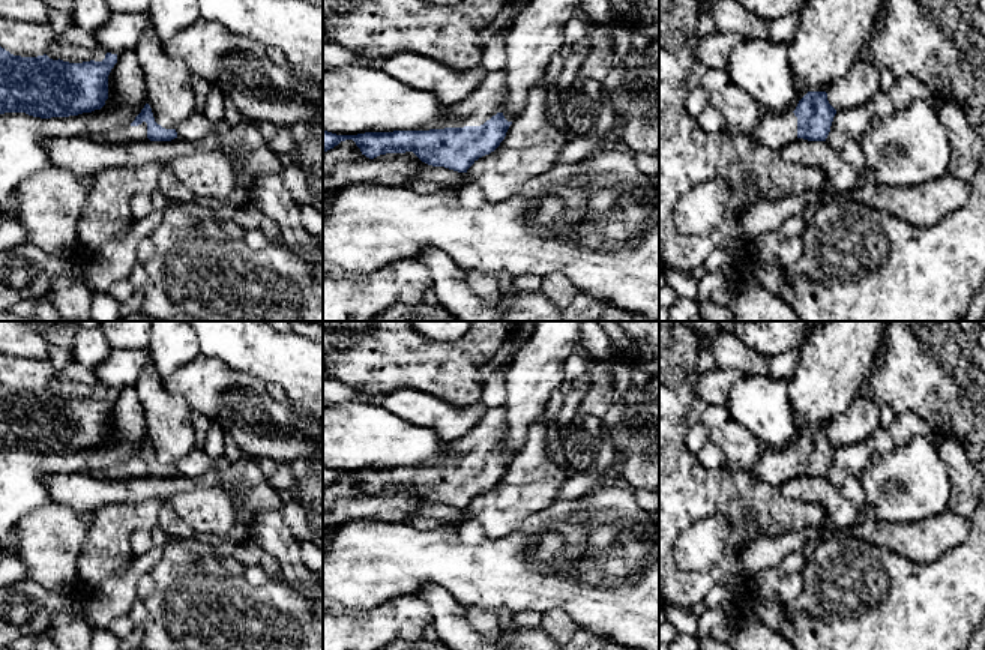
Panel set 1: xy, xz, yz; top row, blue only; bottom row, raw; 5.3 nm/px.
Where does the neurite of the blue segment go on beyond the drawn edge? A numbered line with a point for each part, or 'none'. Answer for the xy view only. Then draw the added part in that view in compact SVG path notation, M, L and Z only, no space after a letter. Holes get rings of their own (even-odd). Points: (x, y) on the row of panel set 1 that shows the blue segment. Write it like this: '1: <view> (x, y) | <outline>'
1: xy (138, 132) | M143 122L138 126L126 129L113 129L107 132L98 132L92 137L93 141L101 144L128 144L132 141L141 141L147 138L147 123Z

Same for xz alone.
1: xz (484, 102) | M491 71L485 80L461 102L446 107L443 117L449 120L446 128L480 126L500 113L506 98L505 71Z

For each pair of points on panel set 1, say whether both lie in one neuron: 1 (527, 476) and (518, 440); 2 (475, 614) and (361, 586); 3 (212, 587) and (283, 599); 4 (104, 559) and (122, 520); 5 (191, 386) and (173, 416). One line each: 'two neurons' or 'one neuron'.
1: two neurons
2: two neurons
3: one neuron
4: one neuron
5: two neurons

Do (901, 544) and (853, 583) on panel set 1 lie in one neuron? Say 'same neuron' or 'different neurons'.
different neurons

